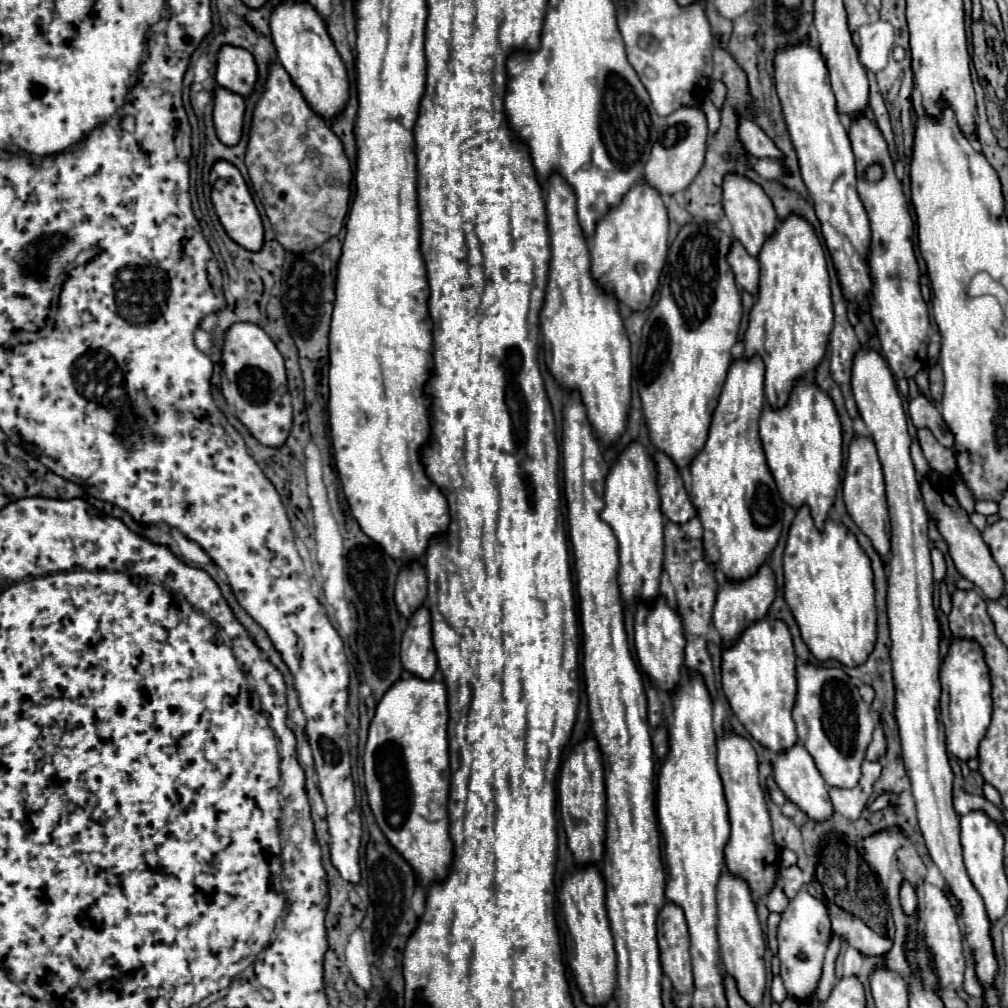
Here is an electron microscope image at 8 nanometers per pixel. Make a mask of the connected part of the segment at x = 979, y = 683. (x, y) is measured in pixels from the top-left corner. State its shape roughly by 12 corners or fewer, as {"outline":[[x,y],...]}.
{"outline":[[953,639],[941,665],[947,751],[969,761],[991,721],[981,647]]}

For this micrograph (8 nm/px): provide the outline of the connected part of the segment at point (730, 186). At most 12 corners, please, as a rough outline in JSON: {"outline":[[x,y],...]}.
{"outline":[[727,175],[723,209],[733,237],[757,257],[777,215],[757,183]]}

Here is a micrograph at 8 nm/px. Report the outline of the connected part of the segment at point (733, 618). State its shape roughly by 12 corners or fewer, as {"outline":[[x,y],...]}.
{"outline":[[769,565],[717,593],[713,627],[731,647],[775,599]]}

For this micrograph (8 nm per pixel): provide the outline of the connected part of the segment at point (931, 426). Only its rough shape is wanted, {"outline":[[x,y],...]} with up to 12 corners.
{"outline":[[923,395],[909,403],[917,429],[929,429],[943,447],[953,447],[939,409]]}

